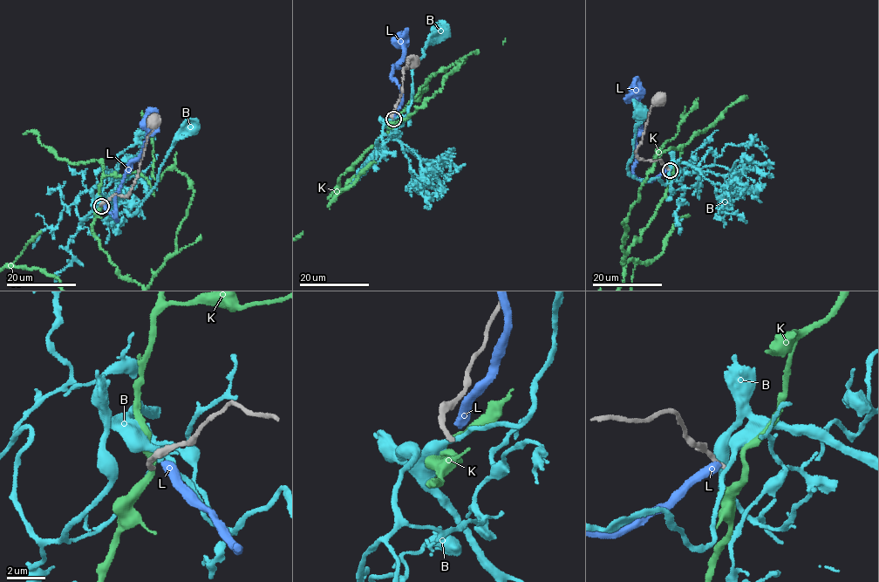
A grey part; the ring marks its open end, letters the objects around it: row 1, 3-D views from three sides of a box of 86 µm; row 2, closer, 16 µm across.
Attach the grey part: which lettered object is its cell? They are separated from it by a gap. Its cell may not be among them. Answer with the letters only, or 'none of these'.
none of these

